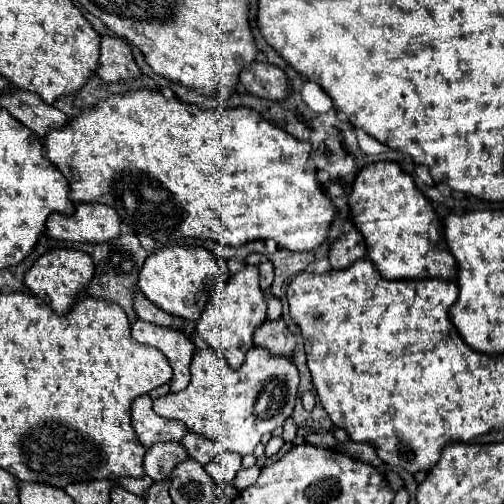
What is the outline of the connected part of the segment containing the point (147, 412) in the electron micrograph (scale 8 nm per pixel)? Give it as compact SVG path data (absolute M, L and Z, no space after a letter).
M149 395L137 397L133 401L133 405L131 405L131 425L133 425L139 441L145 447L151 447L153 443L159 443L159 441L181 441L189 433L185 423L159 417L153 411L153 401L151 401Z

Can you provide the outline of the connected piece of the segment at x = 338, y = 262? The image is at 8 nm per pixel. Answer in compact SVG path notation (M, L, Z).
M355 229L339 235L329 249L329 263L333 269L345 269L361 257L365 257L365 241Z

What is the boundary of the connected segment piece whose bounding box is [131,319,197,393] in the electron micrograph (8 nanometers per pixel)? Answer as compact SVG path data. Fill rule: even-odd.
M135 321L131 327L131 335L137 343L157 347L165 357L169 359L173 367L173 379L171 379L171 391L183 391L189 385L189 363L195 353L193 339L185 339L181 331L175 331L173 327L157 327L147 321Z

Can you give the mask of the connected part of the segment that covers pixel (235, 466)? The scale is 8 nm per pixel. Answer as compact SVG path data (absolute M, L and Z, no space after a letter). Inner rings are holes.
M221 451L205 465L205 471L213 477L215 483L231 483L239 469L241 469L241 457L229 451Z

